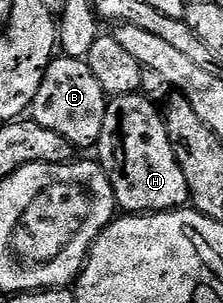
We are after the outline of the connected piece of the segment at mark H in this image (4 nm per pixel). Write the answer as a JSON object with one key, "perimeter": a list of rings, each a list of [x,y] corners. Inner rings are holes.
{"perimeter":[[[114,95],[103,117],[103,133],[95,148],[113,186],[118,208],[125,213],[176,211],[190,202],[189,182],[175,157],[164,114],[144,95]]]}

